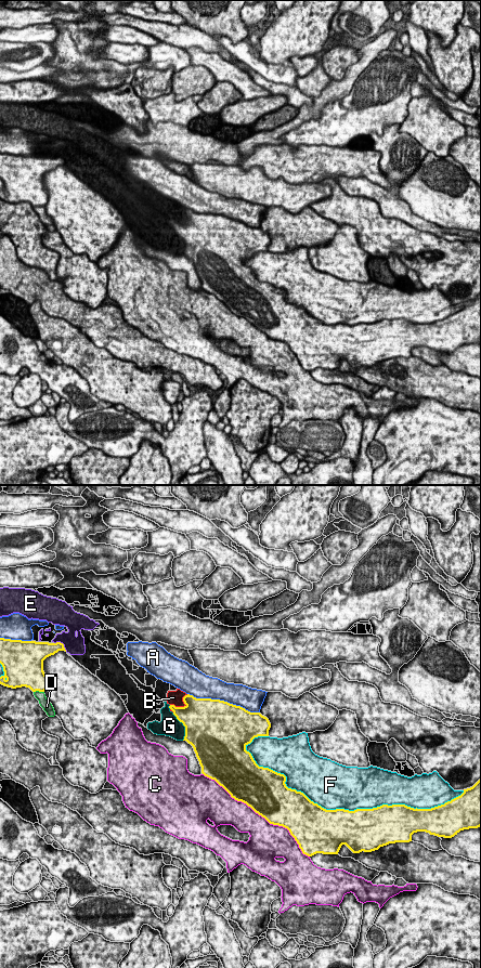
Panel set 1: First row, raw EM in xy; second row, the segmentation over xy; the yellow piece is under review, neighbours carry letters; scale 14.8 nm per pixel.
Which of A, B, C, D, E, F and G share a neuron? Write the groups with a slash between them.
A / B E / C / D / F / G

